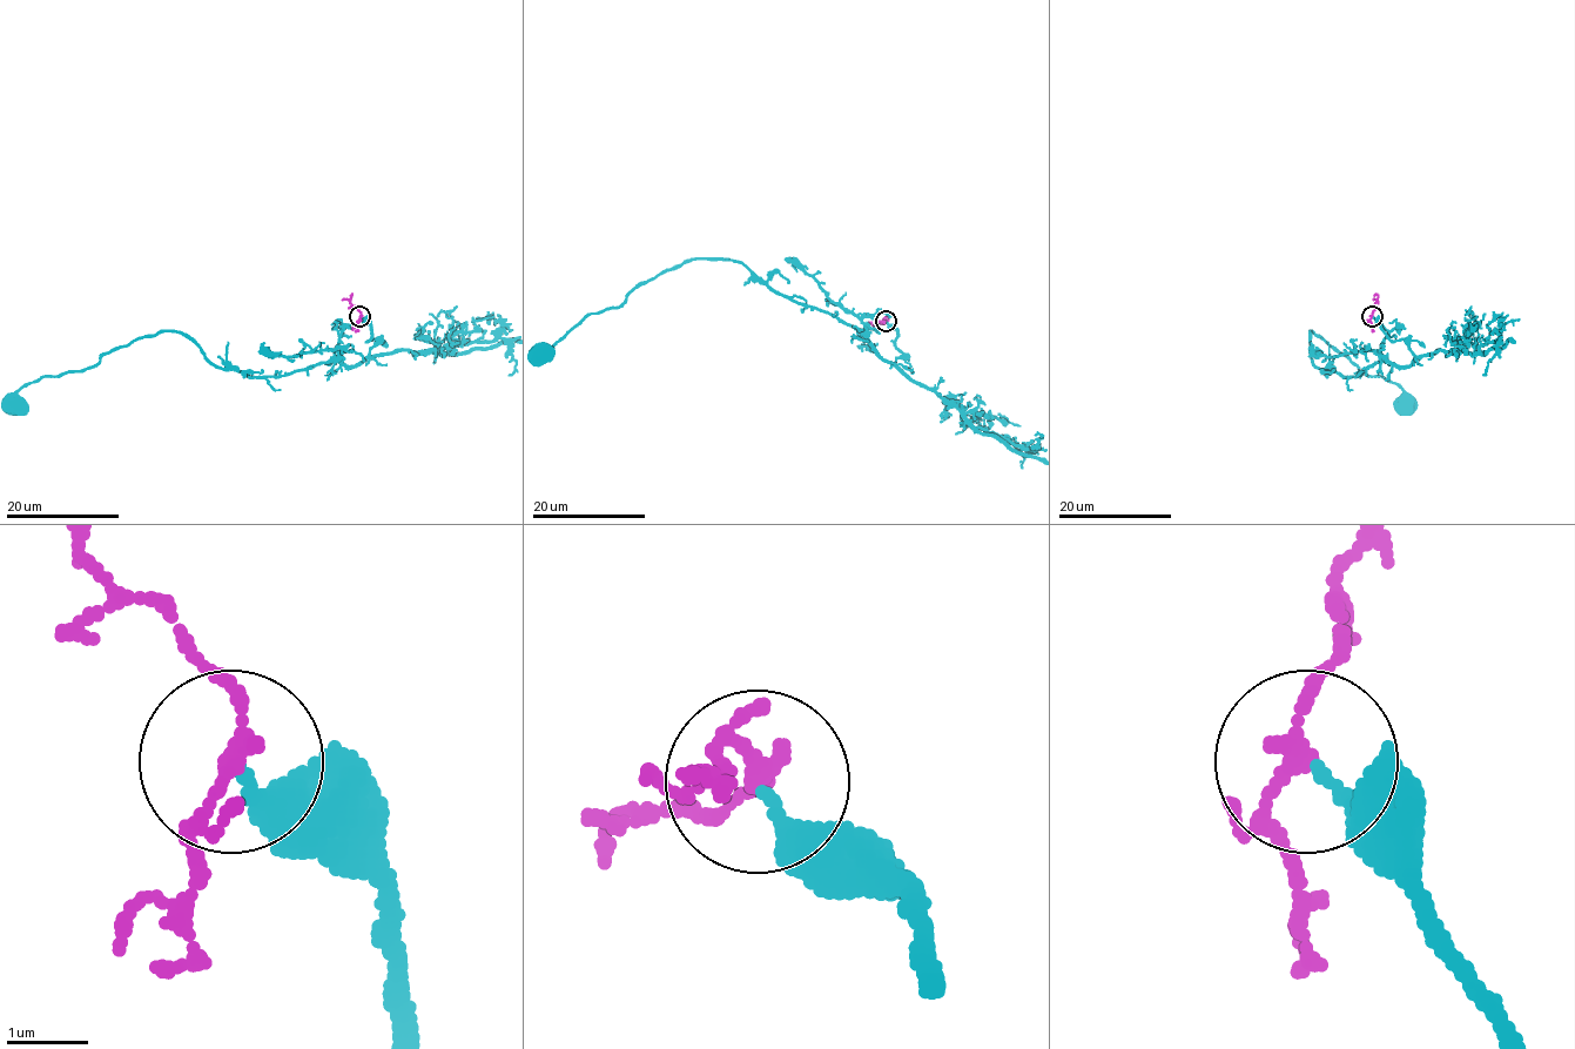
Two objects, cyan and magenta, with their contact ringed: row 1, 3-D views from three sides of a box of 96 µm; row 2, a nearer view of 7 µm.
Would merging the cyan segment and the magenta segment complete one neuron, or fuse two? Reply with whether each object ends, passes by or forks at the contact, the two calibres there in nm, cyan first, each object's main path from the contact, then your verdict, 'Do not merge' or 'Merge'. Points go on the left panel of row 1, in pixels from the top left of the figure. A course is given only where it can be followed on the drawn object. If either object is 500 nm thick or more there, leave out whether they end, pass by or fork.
At the ring cyan ends. At the ring magenta forks. Thickness 220 nm (cyan) against 130 nm. Course of cyan: (361, 317), (376, 341), (356, 364), (244, 376), (165, 331), (93, 367), (41, 376), (13, 404). Course of magenta: (361, 317), (359, 310), (342, 300). Merge

